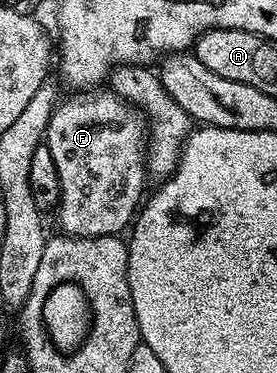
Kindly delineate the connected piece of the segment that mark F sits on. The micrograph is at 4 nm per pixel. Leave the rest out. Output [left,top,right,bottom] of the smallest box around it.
[44,88,148,238]

